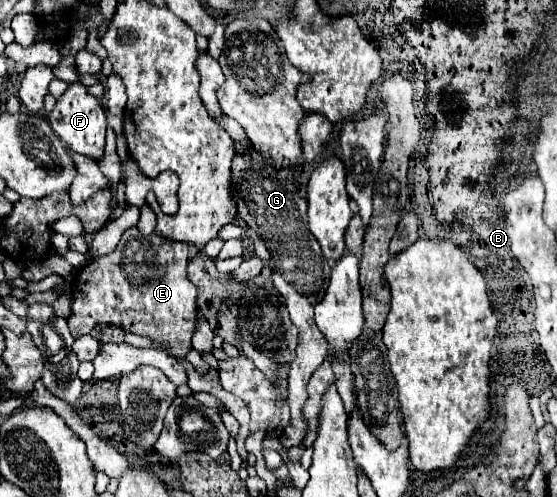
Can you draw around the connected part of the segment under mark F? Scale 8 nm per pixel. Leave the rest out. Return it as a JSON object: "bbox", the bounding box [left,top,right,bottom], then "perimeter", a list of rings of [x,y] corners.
{"bbox":[48,84,106,162],"perimeter":[[[70,84],[66,94],[58,98],[54,112],[48,116],[48,122],[52,130],[58,134],[58,138],[68,146],[68,150],[88,156],[96,162],[102,160],[104,156],[104,146],[106,146],[106,114],[100,108],[98,98],[90,96],[86,92],[86,86],[82,84]]]}

